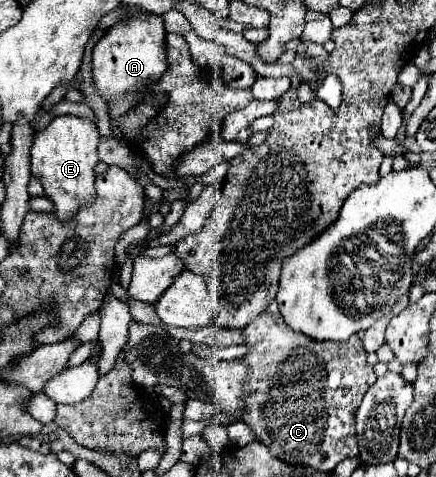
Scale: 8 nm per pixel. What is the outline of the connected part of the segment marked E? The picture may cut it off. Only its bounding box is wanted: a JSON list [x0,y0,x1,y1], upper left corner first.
[31,115,99,221]

